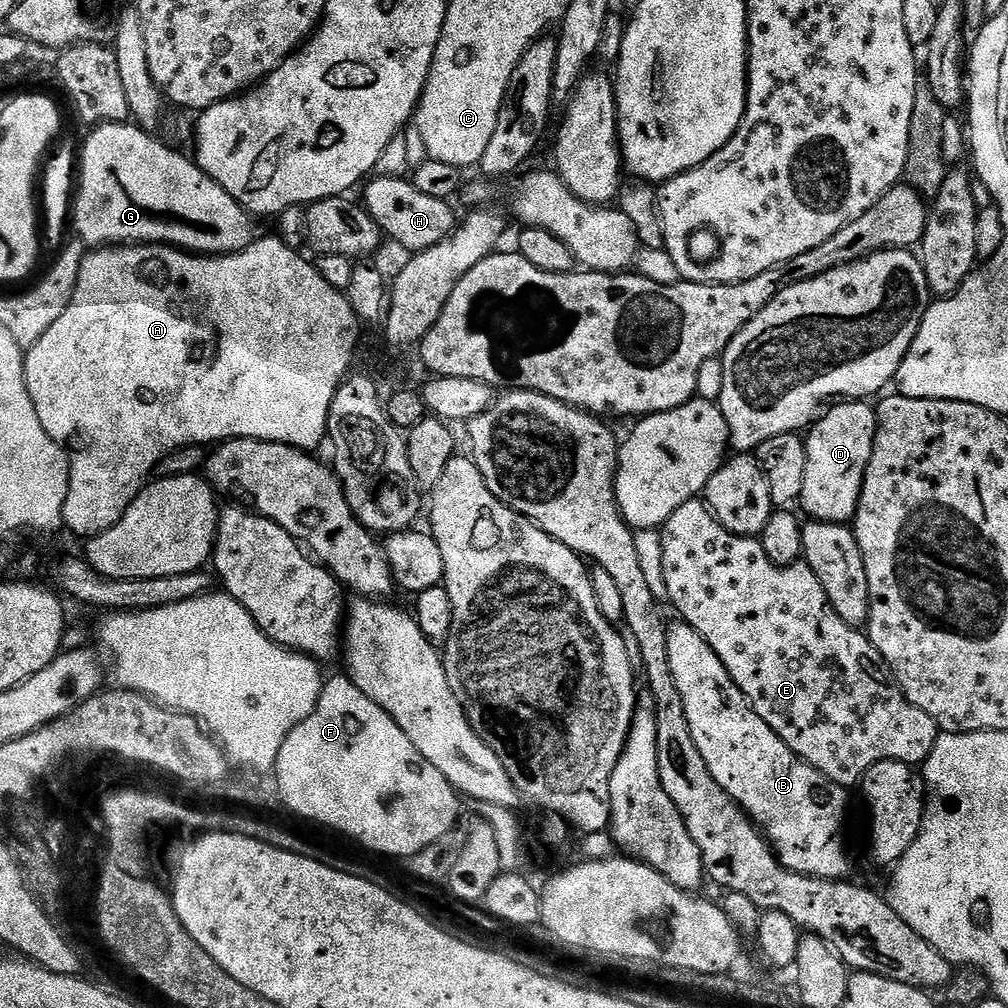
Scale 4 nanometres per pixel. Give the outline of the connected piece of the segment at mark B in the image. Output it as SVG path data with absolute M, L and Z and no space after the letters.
M683 622L673 623L668 630L668 653L670 674L674 674L678 694L682 694L682 706L686 706L690 738L694 738L694 746L698 746L698 754L702 754L702 762L706 764L710 778L714 778L714 782L731 798L733 804L757 829L762 830L783 868L803 876L816 876L820 880L845 879L852 864L848 861L844 836L840 833L844 828L844 816L839 806L832 801L831 794L823 788L825 785L820 773L795 756L790 746L786 746L786 742L782 742L782 738L778 738L778 734L774 734L774 730L770 730L770 726L758 718L742 690L738 690L734 678L730 678L726 666L722 666L722 658L714 654L698 630Z

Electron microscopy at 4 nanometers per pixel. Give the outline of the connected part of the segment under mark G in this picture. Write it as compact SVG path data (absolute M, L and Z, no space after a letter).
M105 122L89 132L92 133L88 136L88 144L100 148L100 160L95 160L91 154L84 155L78 169L78 191L74 196L75 235L85 245L167 244L205 256L227 256L252 245L253 217L225 188L218 186L214 178L203 172L195 159L188 157L187 160L180 153L183 151L169 146L163 139L155 140L151 131L132 122Z

